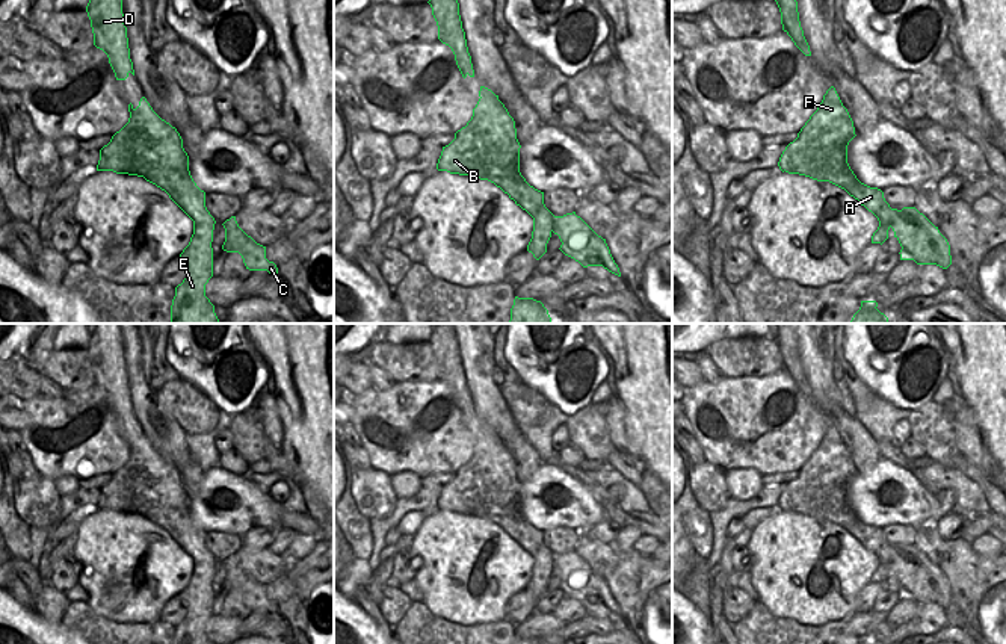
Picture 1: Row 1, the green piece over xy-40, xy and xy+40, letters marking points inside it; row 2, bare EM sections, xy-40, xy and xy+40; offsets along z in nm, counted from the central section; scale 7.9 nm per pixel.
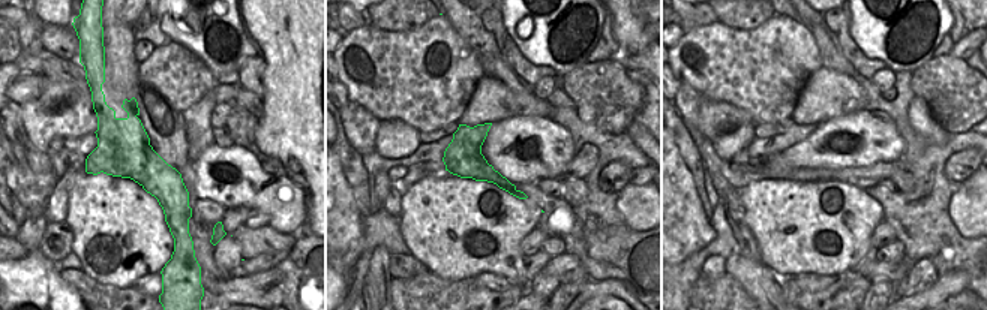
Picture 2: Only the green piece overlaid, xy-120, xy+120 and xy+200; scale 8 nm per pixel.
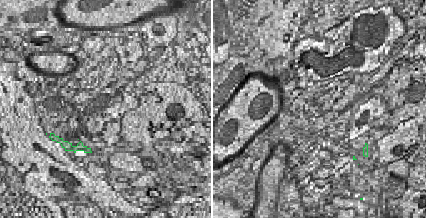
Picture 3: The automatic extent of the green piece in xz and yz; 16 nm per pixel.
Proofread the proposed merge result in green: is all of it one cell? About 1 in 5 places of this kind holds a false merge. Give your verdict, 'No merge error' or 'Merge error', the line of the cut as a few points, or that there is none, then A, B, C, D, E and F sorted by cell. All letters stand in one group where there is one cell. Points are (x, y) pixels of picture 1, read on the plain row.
No merge error. No split. Groups: A B C D E F.

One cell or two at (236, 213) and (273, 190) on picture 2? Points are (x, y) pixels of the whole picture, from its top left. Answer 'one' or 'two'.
two

